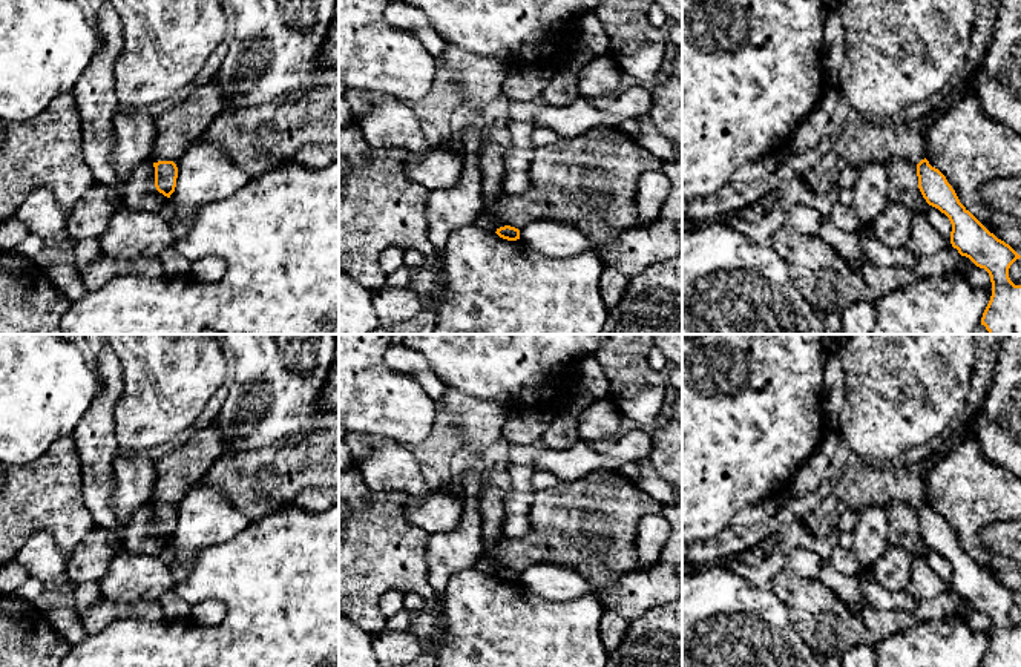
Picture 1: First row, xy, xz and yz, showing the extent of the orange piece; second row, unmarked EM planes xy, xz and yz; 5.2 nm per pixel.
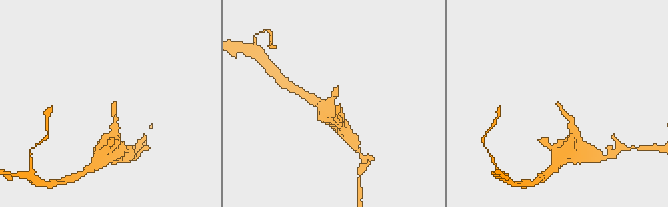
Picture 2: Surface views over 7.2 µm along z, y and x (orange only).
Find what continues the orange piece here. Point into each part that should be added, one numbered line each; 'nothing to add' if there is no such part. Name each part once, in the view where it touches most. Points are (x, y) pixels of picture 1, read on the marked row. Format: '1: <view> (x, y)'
nothing to add

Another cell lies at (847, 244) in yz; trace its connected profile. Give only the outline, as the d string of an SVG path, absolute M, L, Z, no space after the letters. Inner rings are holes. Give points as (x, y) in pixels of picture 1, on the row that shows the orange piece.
M822 215L819 236L845 259L849 268L855 271L858 270L862 264L862 251L855 233L837 228L829 221L828 215Z

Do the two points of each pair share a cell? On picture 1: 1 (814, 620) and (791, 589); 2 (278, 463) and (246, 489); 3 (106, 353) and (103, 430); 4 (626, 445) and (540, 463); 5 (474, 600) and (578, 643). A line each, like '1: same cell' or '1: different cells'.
1: same cell
2: same cell
3: same cell
4: same cell
5: same cell

